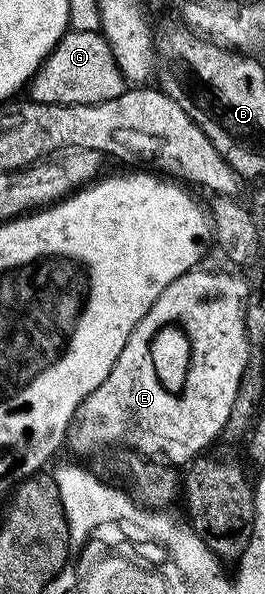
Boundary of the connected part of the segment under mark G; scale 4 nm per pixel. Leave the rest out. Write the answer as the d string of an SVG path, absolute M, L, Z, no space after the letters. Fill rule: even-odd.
M83 28L80 32L75 30L69 30L62 36L57 42L55 49L47 55L47 61L40 66L38 71L35 72L35 76L29 85L29 96L30 99L36 100L38 104L76 104L77 106L89 106L90 104L100 104L101 102L109 102L109 98L117 98L117 94L126 92L129 87L129 81L123 76L123 71L117 66L117 58L113 54L113 50L109 46L109 42L103 36L102 31L94 30L90 32L89 29Z

